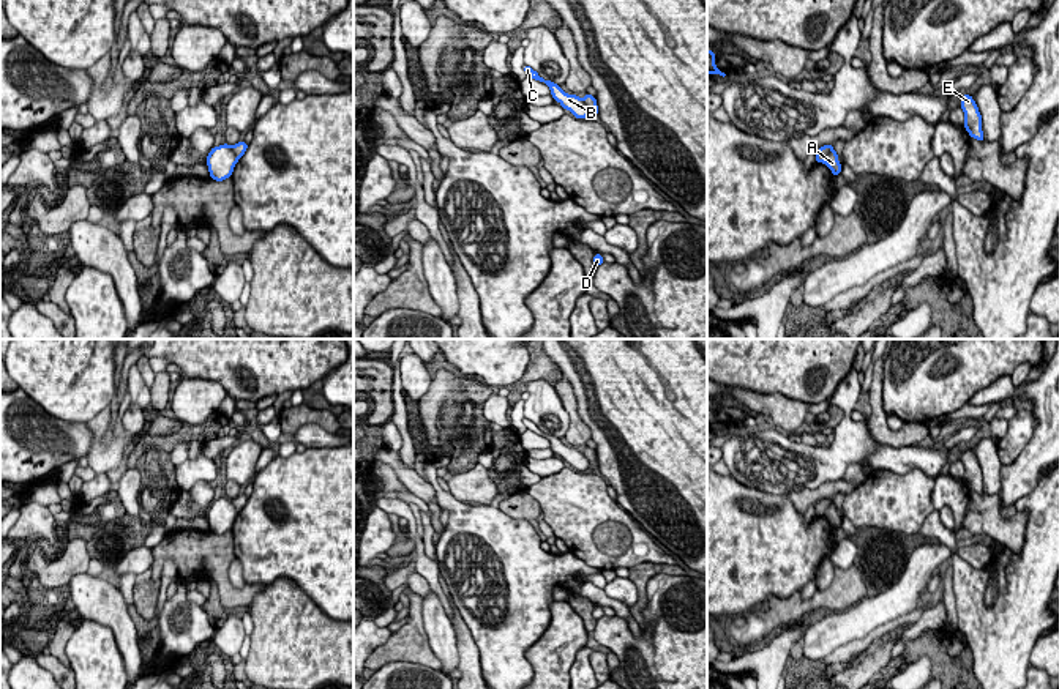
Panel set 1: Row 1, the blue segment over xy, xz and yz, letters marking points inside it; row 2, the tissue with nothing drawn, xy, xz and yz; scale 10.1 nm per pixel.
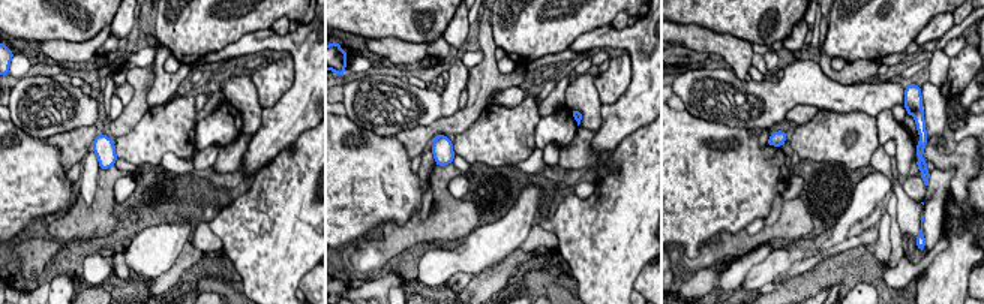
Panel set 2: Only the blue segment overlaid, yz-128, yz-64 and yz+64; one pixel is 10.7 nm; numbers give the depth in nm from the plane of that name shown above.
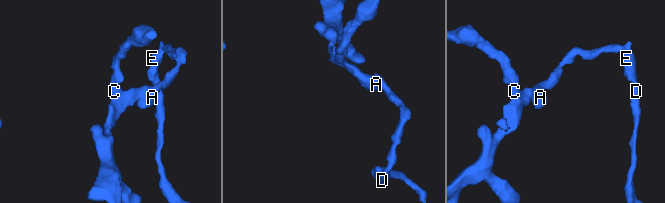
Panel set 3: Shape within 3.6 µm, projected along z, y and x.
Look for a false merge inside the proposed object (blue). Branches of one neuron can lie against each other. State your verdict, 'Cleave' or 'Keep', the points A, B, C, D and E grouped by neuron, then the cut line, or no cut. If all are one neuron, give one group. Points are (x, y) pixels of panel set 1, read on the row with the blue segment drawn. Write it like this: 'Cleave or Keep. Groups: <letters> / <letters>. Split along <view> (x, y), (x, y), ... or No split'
Cleave. Groups: A B C / D E. Split along xz (583, 100), (591, 114)

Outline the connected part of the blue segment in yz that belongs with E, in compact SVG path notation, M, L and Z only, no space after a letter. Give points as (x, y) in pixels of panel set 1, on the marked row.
M963 95L961 106L964 112L964 128L969 132L969 137L974 137L983 142L983 131L982 131L982 115L979 107L971 95Z

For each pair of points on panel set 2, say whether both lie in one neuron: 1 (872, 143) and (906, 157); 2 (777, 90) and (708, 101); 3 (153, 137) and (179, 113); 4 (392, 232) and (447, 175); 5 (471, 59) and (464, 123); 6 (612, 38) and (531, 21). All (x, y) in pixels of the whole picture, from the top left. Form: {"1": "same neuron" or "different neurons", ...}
{"1": "different neurons", "2": "same neuron", "3": "same neuron", "4": "same neuron", "5": "different neurons", "6": "different neurons"}

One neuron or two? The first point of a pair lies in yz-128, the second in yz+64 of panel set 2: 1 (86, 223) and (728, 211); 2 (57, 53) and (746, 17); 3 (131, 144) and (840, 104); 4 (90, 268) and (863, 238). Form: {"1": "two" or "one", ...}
{"1": "two", "2": "two", "3": "two", "4": "two"}

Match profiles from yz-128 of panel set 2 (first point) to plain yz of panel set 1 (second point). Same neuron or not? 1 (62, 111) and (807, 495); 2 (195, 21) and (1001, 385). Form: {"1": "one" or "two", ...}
{"1": "two", "2": "two"}

